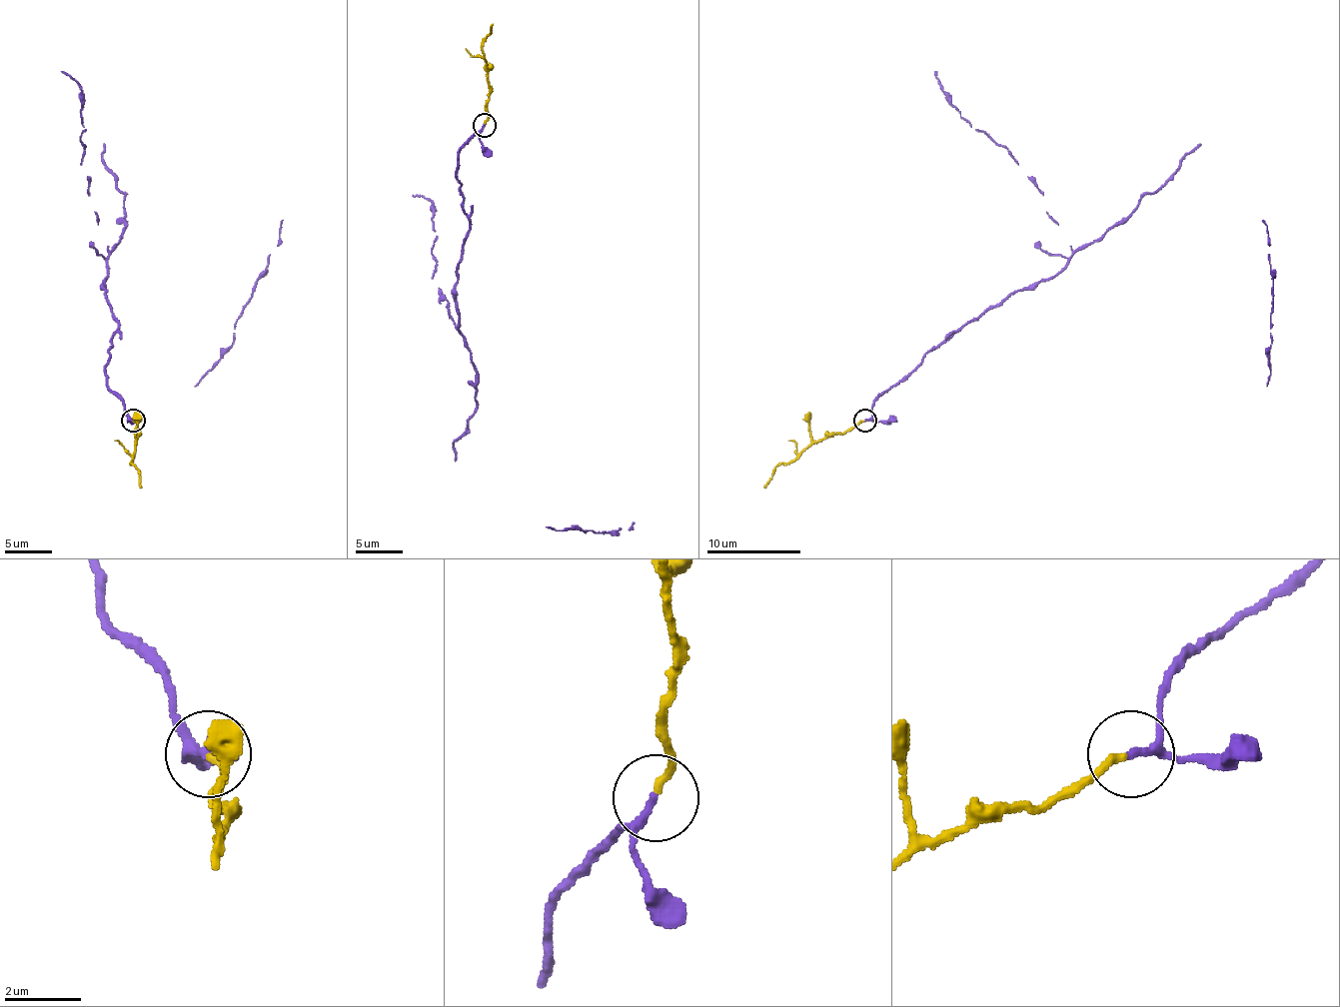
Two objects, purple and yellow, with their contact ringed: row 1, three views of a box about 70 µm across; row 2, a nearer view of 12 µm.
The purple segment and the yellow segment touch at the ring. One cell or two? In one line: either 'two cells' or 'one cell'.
one cell

